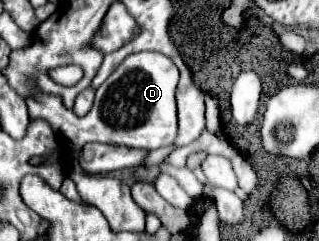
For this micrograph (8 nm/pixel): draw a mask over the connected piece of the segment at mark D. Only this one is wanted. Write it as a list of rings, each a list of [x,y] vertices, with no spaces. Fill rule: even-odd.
[[[137,52],[127,56],[119,64],[119,68],[97,88],[91,112],[81,118],[67,110],[61,100],[51,94],[37,94],[35,98],[27,98],[25,102],[31,118],[47,120],[55,134],[59,134],[75,150],[79,150],[87,142],[153,150],[169,146],[177,136],[177,82],[179,70],[167,56],[159,52]]]

